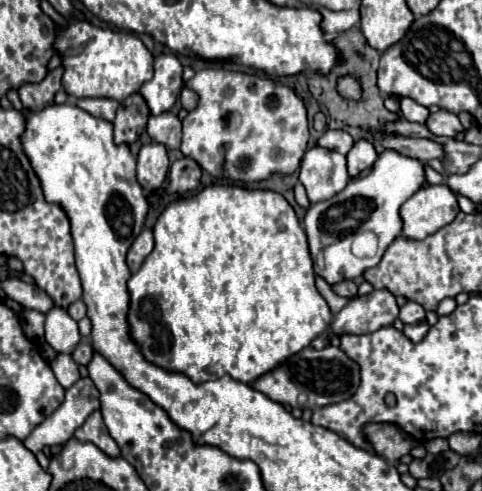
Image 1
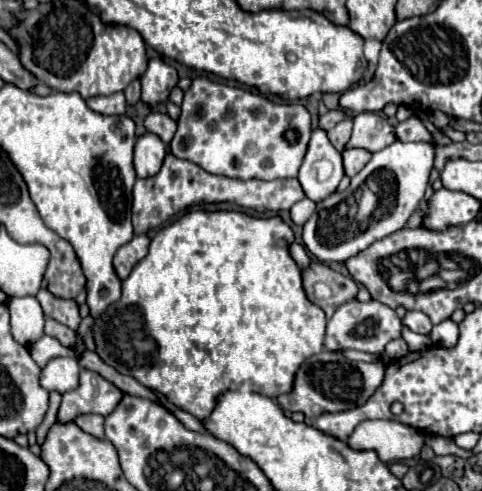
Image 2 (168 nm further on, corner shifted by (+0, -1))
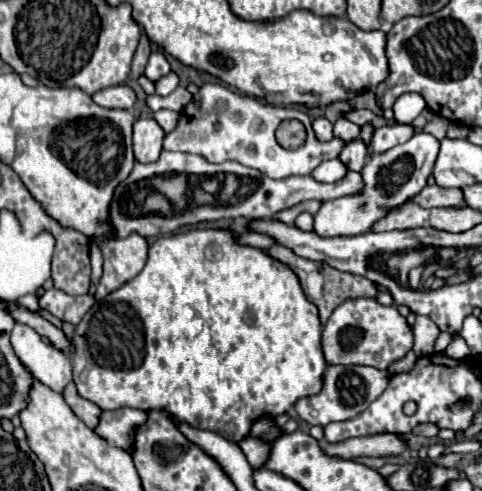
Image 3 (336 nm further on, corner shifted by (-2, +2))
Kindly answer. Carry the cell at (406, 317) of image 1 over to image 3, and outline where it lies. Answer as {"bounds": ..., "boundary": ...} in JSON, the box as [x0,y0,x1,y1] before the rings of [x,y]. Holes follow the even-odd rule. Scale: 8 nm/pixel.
{"bounds":[414,316,440,358],"boundary":[[[416,316],[414,322],[414,354],[418,358],[434,354],[434,342],[440,330],[428,316]]]}

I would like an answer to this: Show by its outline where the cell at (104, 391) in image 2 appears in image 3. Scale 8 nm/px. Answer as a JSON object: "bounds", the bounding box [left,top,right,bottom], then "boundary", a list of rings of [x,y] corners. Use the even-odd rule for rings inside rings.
{"bounds":[70,230,326,442],"boundary":[[[190,230],[186,234],[176,234],[176,236],[162,236],[158,238],[150,250],[148,250],[148,260],[142,272],[108,294],[104,300],[92,308],[86,318],[76,326],[74,330],[74,352],[70,356],[72,368],[74,368],[74,384],[78,388],[78,394],[94,404],[98,404],[102,410],[116,410],[116,408],[138,408],[138,410],[164,410],[168,416],[172,416],[172,422],[178,426],[180,422],[190,424],[192,428],[200,430],[212,430],[222,434],[226,440],[240,442],[250,434],[250,428],[254,420],[260,418],[276,418],[280,414],[286,414],[300,398],[304,396],[314,396],[322,390],[324,384],[324,370],[326,362],[322,356],[320,348],[320,332],[322,324],[318,318],[318,308],[308,302],[304,296],[300,282],[296,274],[282,262],[274,260],[268,256],[264,250],[250,248],[250,246],[240,246],[234,242],[236,234],[230,230]],[[208,248],[218,248],[220,258],[210,260],[206,250]]]}

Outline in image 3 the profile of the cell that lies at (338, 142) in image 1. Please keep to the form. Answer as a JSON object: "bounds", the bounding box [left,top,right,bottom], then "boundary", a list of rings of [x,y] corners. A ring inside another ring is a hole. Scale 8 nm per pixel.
{"bounds":[334,118,360,142],"boundary":[[[338,118],[338,122],[334,124],[334,136],[340,138],[340,140],[344,140],[344,142],[356,140],[358,132],[360,132],[360,126],[356,126],[354,122],[350,122],[348,118]]]}

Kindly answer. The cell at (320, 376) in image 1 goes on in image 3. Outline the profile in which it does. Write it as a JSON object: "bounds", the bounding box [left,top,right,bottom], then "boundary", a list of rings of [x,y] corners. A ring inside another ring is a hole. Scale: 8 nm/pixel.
{"bounds":[296,366,390,426],"boundary":[[[328,366],[324,374],[324,388],[316,396],[308,396],[296,402],[296,412],[310,426],[326,426],[336,420],[350,420],[364,412],[388,386],[390,374],[370,366]]]}

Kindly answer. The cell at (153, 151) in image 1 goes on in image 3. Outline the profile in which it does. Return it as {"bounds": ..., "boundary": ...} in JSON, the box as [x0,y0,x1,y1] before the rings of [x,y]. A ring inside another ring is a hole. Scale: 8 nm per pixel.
{"bounds":[134,116,164,162],"boundary":[[[150,116],[138,118],[134,122],[134,156],[138,162],[156,162],[162,152],[164,130]]]}

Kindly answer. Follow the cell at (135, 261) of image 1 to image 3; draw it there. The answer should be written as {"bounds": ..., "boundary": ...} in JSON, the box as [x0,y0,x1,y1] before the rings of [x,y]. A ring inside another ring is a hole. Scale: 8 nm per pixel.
{"bounds":[94,234,148,301],"boundary":[[[130,234],[122,240],[102,238],[98,240],[98,248],[104,256],[104,272],[94,294],[96,301],[102,300],[110,292],[132,280],[144,268],[148,256],[148,244],[138,234]]]}

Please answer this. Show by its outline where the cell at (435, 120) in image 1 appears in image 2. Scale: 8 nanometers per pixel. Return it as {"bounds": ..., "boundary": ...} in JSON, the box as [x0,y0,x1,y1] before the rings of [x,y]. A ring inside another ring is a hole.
{"bounds":[396,117,434,143],"boundary":[[[410,117],[408,121],[398,123],[396,135],[400,141],[428,141],[428,143],[434,141],[432,133],[424,127],[424,123],[418,117]]]}

